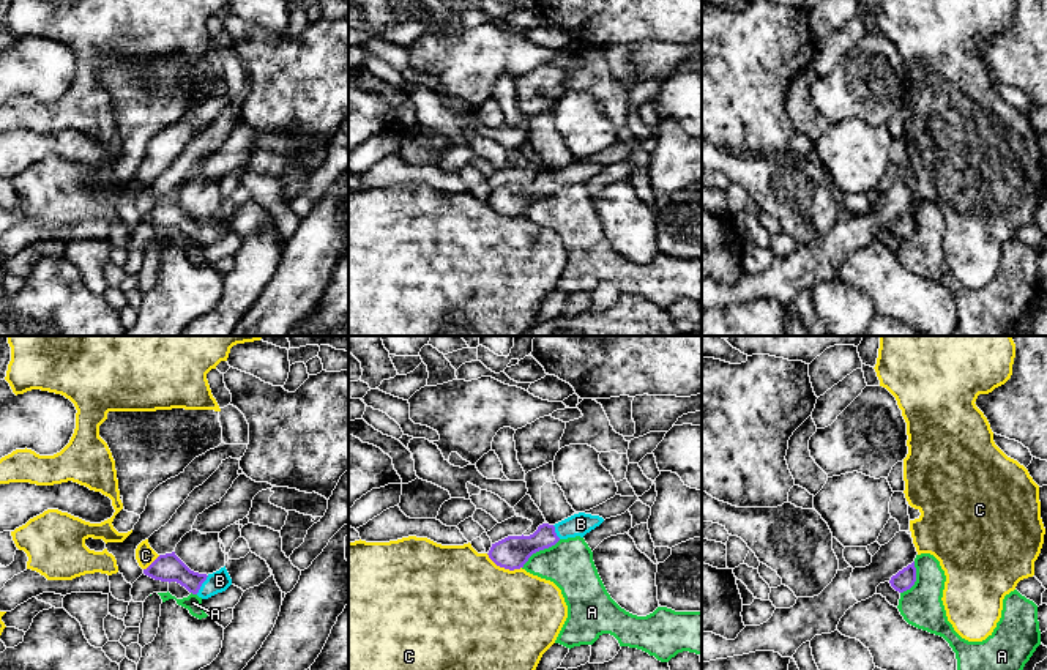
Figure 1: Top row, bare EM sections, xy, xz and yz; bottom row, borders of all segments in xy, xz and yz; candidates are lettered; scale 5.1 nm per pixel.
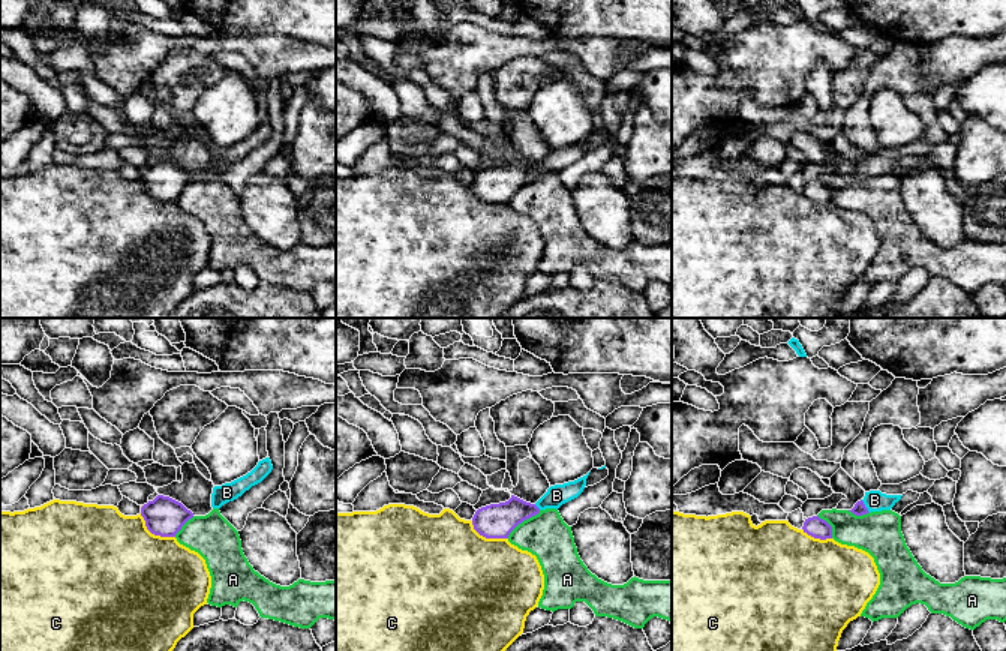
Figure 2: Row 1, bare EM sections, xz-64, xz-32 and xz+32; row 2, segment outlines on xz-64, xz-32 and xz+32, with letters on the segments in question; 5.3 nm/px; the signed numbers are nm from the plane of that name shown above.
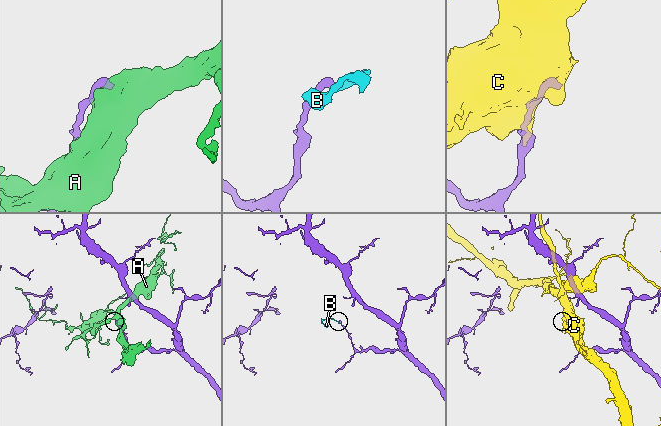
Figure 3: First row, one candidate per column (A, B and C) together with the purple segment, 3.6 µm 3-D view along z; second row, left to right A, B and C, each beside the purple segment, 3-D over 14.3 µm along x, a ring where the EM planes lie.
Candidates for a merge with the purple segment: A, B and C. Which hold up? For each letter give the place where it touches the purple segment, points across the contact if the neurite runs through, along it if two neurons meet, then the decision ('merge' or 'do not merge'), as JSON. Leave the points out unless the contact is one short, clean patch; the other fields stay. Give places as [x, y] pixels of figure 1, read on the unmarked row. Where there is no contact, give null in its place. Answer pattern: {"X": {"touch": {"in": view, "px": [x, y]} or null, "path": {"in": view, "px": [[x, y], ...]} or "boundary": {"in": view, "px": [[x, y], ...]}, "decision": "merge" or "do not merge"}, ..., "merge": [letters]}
{"A": {"touch": {"in": "xz", "px": [540, 196]}, "decision": "do not merge"}, "B": {"touch": {"in": "xy", "px": [201, 232]}, "path": {"in": "xy", "px": [[169, 215], [201, 232], [219, 227]]}, "decision": "merge"}, "C": {"touch": {"in": "xz", "px": [503, 213]}, "decision": "do not merge"}, "merge": ["B"]}

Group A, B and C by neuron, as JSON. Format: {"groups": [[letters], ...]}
{"groups": [["A"], ["B"], ["C"]]}

